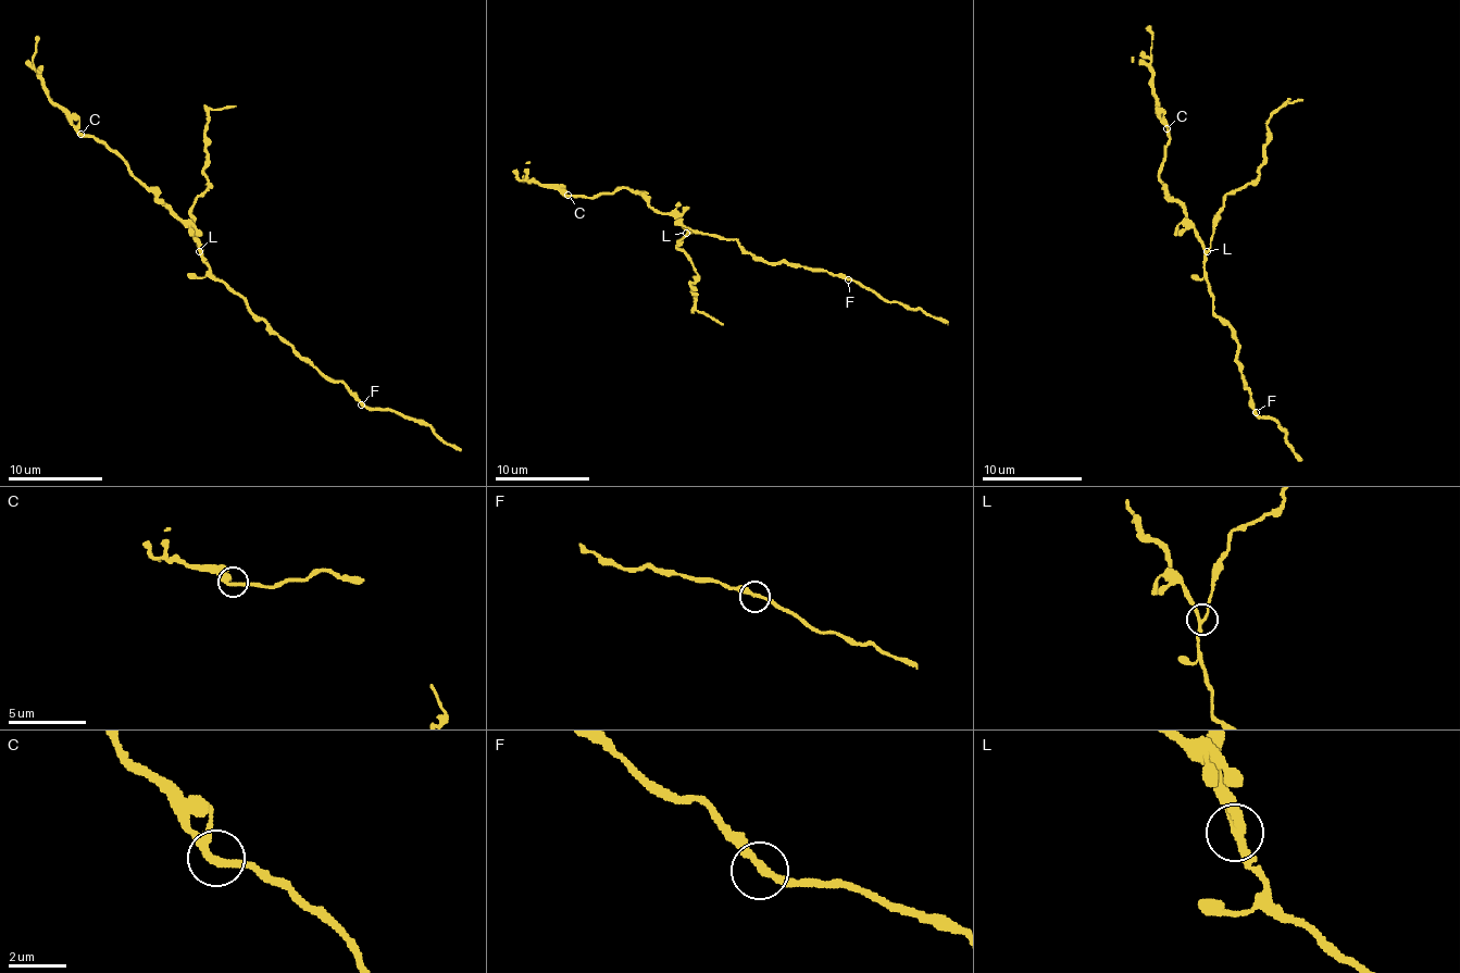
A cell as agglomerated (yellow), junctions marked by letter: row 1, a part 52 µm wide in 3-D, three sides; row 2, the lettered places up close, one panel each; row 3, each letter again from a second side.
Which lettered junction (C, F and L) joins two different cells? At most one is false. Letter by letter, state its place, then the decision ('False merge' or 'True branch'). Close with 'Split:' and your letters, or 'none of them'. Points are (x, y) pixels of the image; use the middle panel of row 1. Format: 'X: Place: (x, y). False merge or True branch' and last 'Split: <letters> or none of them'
C: Place: (568, 195). True branch
F: Place: (848, 279). True branch
L: Place: (686, 233). False merge
Split: L

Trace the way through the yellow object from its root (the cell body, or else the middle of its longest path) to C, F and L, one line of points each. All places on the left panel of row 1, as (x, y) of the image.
C: (214, 276), (202, 254), (200, 238), (114, 152), (80, 134)
F: (214, 276), (233, 288), (245, 300), (245, 304), (297, 354), (307, 357), (325, 376), (340, 381), (361, 404)
L: (214, 276), (200, 250)

